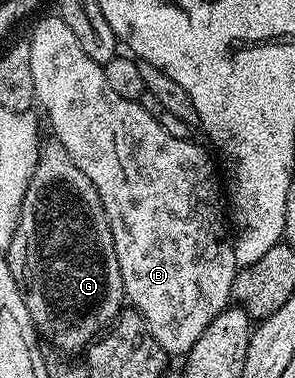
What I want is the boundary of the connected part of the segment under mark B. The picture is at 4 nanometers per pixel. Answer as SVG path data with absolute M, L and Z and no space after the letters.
M57 16L43 18L31 30L29 35L31 47L29 48L29 68L33 68L33 88L35 89L36 103L47 113L47 118L51 121L51 130L54 141L60 142L69 152L73 164L93 180L93 184L99 193L101 204L105 208L105 216L109 220L109 228L113 232L113 248L117 252L117 264L121 268L121 280L123 281L123 292L126 301L134 309L139 311L145 324L149 324L149 332L157 340L157 344L162 350L166 350L168 355L179 356L186 355L188 350L197 344L197 336L209 328L209 324L221 313L226 310L232 301L231 289L237 273L235 264L235 248L232 239L229 237L229 218L225 213L225 194L219 191L219 178L215 175L215 166L211 163L211 158L195 143L191 138L178 138L169 136L153 116L139 102L130 102L125 100L125 96L117 96L113 88L109 88L109 80L105 80L105 72L100 63L89 60L85 56L85 48L81 48L81 43L77 41L77 36L73 36L73 31L69 29L69 24Z

